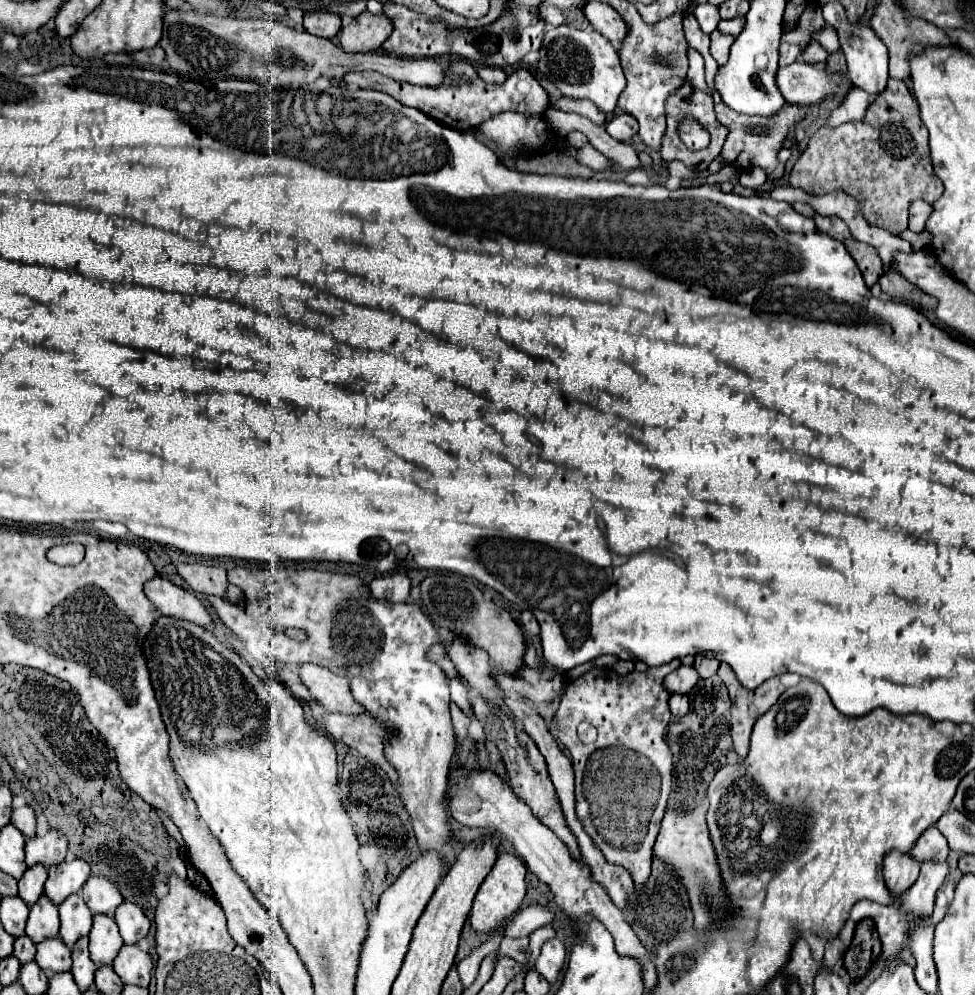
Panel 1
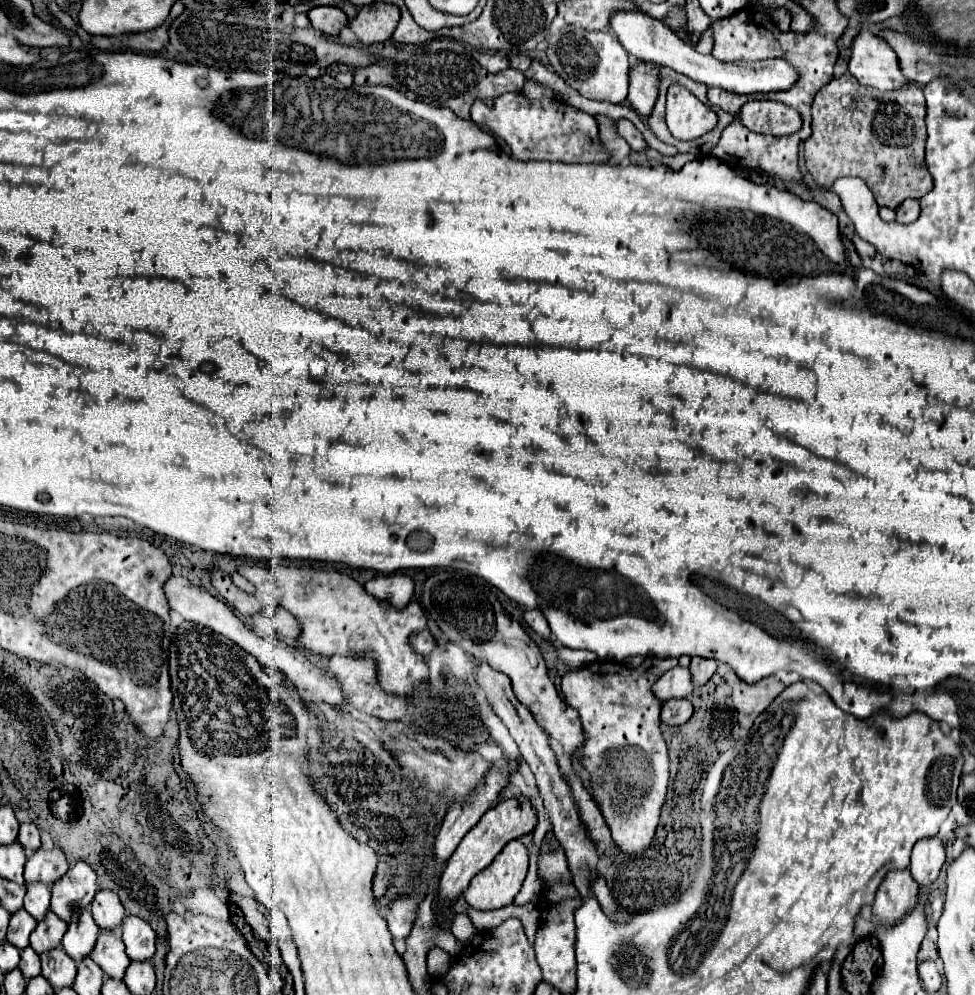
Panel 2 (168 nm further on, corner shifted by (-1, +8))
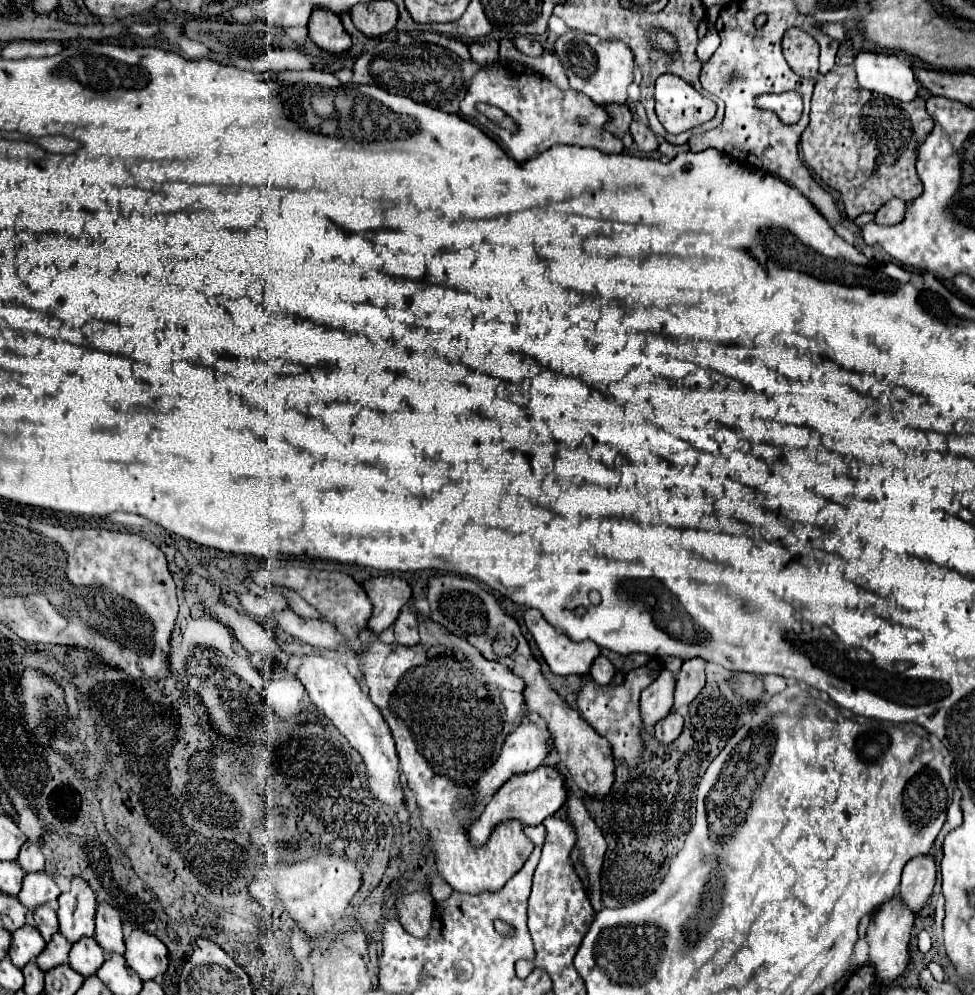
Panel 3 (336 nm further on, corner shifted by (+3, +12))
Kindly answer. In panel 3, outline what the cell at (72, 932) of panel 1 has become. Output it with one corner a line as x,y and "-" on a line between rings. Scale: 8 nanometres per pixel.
82,938
80,942
76,942
70,950
70,968
74,968
76,972
80,972
84,978
94,976
96,970
104,964
104,950
96,944
94,938

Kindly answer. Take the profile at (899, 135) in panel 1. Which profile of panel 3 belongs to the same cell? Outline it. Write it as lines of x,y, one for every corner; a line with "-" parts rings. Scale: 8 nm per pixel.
834,66
828,74
816,76
810,124
802,132
800,146
808,168
814,174
818,174
828,186
836,188
842,194
846,204
846,214
850,220
854,220
862,212
876,212
890,198
912,202
922,194
922,184
916,174
914,162
918,156
918,148
932,132
932,126
934,122
926,112
924,100
920,96
912,102
898,102
878,94
874,98
872,92
862,90
858,86
854,66

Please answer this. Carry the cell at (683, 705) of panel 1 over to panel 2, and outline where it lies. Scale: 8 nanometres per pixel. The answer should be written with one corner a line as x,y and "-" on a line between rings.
686,698
666,700
662,704
662,722
666,724
684,724
692,716
692,704

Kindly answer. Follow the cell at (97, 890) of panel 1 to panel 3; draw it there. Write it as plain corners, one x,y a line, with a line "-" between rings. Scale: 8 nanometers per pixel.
100,904
96,910
96,932
94,940
102,946
108,954
120,954
124,956
126,946
122,938
122,922
120,914
110,904

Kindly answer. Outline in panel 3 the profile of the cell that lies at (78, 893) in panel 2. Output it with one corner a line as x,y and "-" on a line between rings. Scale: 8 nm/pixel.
82,878
72,880
72,888
58,898
60,910
60,932
72,944
94,936
94,914
96,914
96,898
94,892

